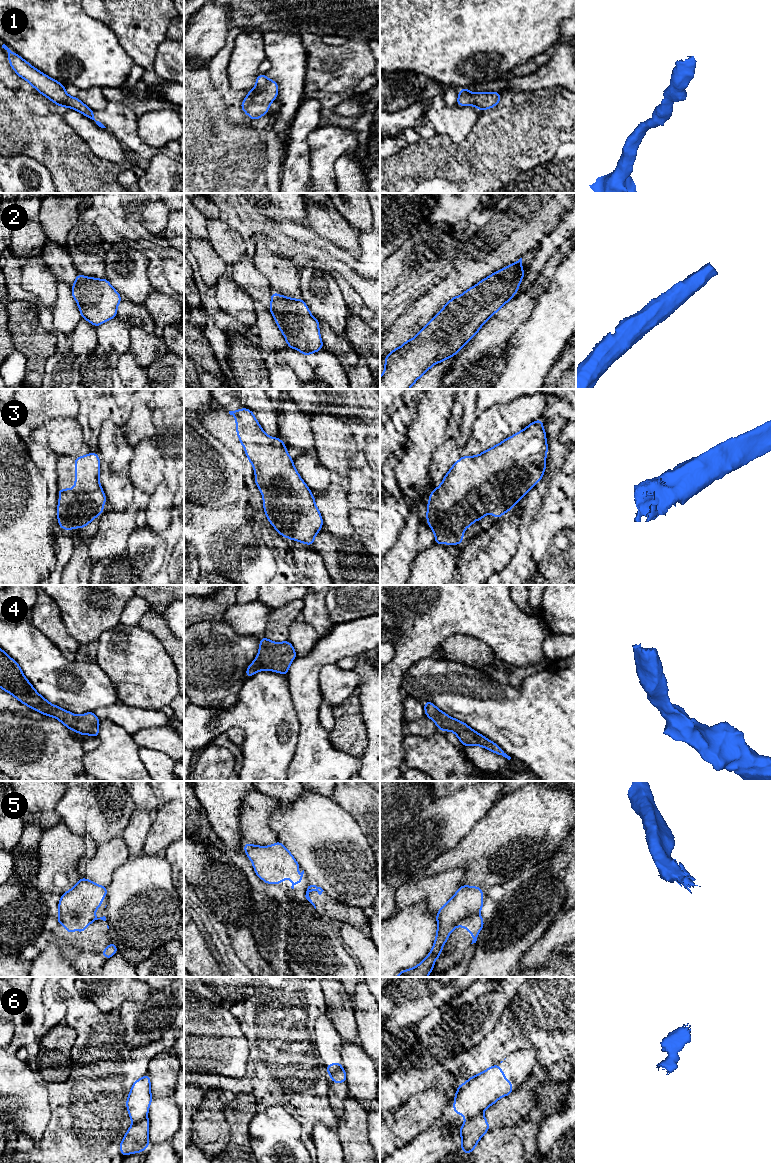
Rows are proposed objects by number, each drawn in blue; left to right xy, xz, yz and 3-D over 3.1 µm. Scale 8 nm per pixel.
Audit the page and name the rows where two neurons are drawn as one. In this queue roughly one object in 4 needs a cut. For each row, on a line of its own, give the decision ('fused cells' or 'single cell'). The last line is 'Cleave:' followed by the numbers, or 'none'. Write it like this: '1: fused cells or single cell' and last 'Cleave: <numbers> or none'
1: single cell
2: single cell
3: single cell
4: single cell
5: single cell
6: fused cells
Cleave: 6

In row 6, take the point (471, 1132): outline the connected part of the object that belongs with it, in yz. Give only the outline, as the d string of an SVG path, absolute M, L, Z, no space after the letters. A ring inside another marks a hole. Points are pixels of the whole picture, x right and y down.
M479 1114L474 1119L465 1122L459 1130L462 1138L460 1149L465 1152L465 1155L474 1151L478 1141L489 1130L490 1127L483 1114Z

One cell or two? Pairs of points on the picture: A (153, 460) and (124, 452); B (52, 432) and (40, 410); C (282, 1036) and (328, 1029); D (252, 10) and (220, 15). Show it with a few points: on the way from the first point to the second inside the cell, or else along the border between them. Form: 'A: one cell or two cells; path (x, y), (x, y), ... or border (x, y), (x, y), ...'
A: two cells; border (132, 458), (129, 462)
B: two cells; border (70, 417), (53, 417), (33, 429)
C: two cells; border (324, 1014), (315, 1024), (315, 1047), (319, 1054)
D: two cells; border (228, 10), (231, 26)

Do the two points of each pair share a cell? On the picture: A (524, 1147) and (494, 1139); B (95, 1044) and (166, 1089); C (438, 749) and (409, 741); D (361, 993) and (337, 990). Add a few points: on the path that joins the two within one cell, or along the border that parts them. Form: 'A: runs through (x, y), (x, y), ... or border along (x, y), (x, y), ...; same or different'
A: runs through (517, 1147), (501, 1146); same
B: border along (155, 1052), (147, 1070); different
C: runs through (431, 749), (416, 748); same
D: border along (352, 1000), (355, 1021), (357, 1023); different

